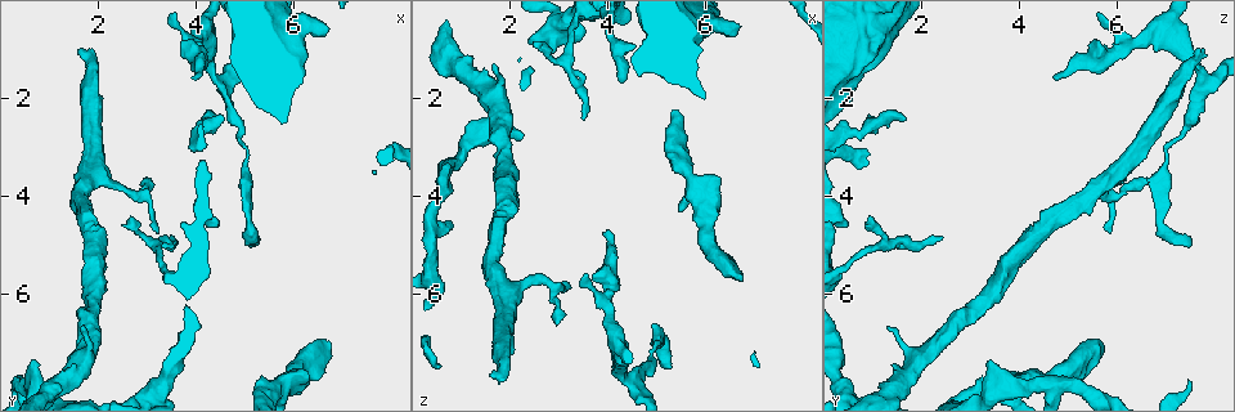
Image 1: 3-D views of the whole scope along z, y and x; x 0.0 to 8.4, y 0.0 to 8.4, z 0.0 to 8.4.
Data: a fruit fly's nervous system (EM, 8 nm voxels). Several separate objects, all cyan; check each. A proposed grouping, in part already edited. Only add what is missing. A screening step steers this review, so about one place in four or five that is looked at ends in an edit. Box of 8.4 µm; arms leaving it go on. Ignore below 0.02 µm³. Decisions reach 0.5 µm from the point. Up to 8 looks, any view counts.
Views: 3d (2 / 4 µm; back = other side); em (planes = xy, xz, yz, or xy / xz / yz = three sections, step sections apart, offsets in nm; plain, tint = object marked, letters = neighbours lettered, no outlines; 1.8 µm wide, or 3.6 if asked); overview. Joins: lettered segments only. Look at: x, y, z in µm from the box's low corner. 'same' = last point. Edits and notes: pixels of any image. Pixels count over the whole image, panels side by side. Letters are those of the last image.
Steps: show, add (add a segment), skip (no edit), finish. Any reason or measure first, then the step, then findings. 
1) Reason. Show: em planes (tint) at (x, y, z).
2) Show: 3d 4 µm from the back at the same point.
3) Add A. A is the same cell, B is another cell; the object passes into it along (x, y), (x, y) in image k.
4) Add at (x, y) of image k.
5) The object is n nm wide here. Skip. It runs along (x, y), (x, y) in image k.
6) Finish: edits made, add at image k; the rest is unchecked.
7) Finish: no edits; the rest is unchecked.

Branch stops here. Show: em planes (letters) at (5.25, 4.95, 7.50).

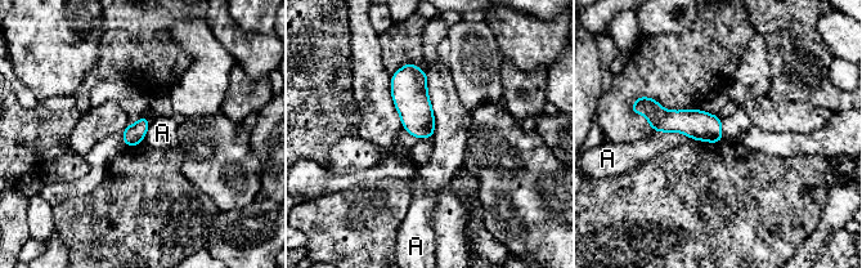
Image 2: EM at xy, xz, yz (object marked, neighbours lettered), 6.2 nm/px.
The object is 130 nm wide here. Skip. A is another cell; a border runs along (426, 72), (432, 138) in image 2; none of them fits.

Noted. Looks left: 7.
Thick end. Show: 3d 2 µm from the back at (6.80, 7.05, 5.70).

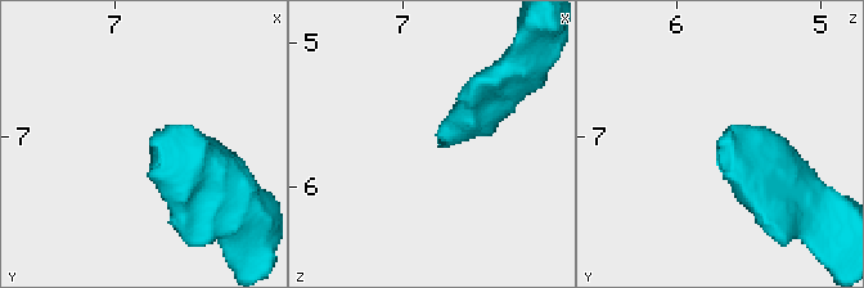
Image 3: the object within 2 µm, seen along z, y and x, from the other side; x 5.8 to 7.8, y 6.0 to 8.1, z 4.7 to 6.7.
Shape alone is not enough. Show: em xz step 4 (letters) at (6.76, 7.02, 5.68).

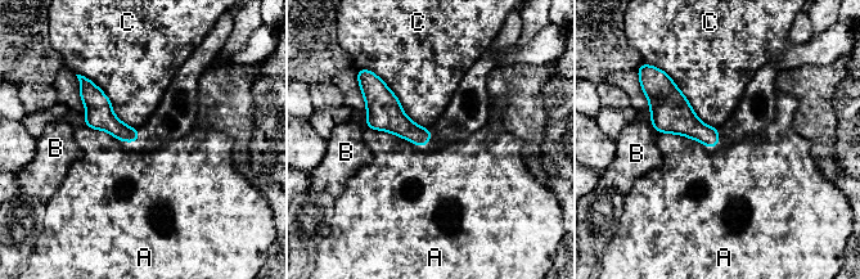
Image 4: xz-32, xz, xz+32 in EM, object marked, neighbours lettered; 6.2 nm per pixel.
Show: em planes (letters) at the same point.

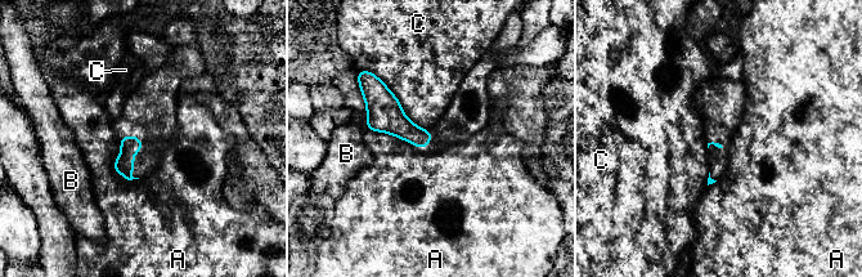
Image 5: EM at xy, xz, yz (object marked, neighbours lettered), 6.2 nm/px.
Skip. A, B and C are other cells; a border runs along (373, 74), (402, 111), (430, 130) in image 5; none of them fits.

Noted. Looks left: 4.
Branch stops here. Show: em xy step 8 (tint) at (3.50, 4.85, 2.40).

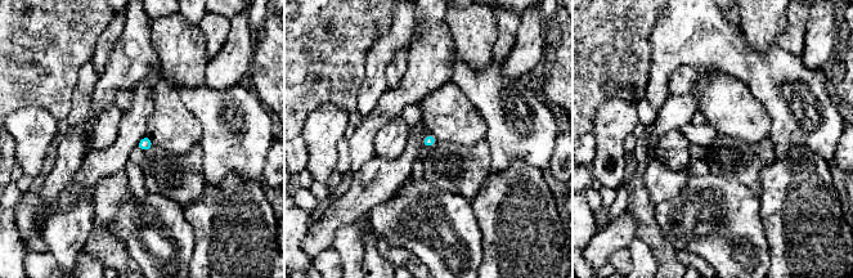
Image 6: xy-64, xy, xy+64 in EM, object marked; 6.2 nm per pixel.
Another direction. Show: em planes (letters) at the same point.

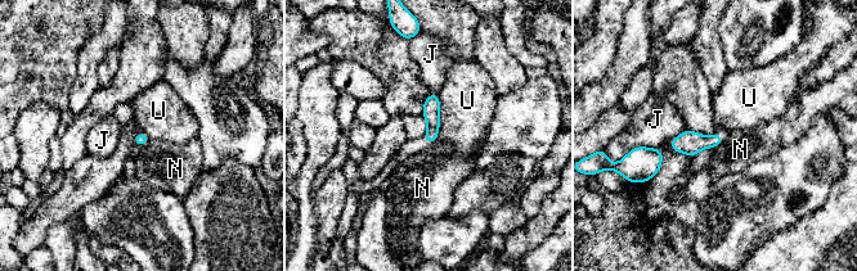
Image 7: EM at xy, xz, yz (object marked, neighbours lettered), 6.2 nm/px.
Skip. J, N and U are other cells; no lettered segment goes on from it.

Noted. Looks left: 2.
An open end. Show: em xz step 8 (tint) at (4.20, 2.40, 1.65).

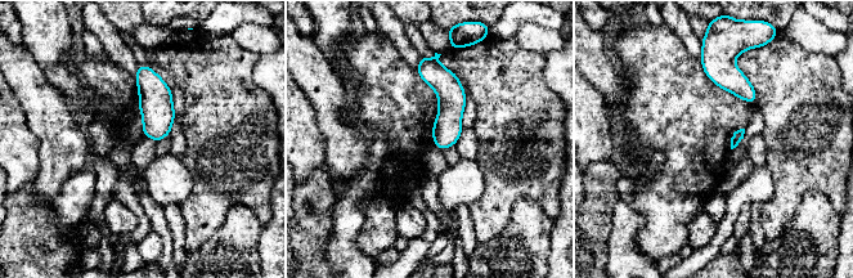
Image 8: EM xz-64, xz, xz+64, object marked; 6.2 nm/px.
Cut it another way. Show: em planes (letters) at the same point.

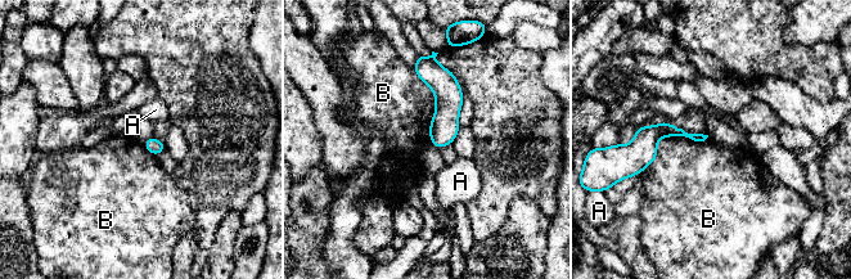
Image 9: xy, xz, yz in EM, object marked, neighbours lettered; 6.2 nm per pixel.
Skip. A and B are other cells; it runs along (421, 66), (444, 89), (438, 144) in image 9; no lettered segment goes on from it.

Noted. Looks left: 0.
Finish: no edits; the rest is unchecked.

